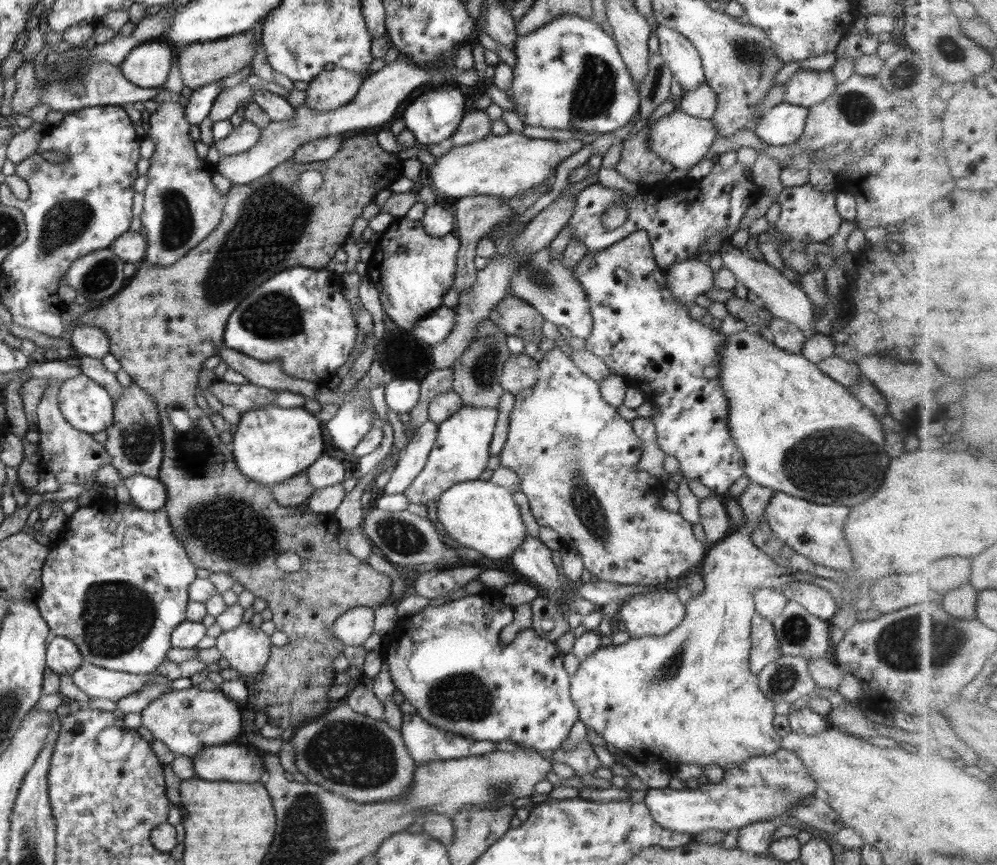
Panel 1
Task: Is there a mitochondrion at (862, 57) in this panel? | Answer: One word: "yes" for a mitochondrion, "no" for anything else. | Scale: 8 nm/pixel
no

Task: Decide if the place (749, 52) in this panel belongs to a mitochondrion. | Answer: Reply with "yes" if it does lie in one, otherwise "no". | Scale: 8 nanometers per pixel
yes

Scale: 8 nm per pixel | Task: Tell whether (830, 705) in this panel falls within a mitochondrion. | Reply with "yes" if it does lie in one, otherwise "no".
no

